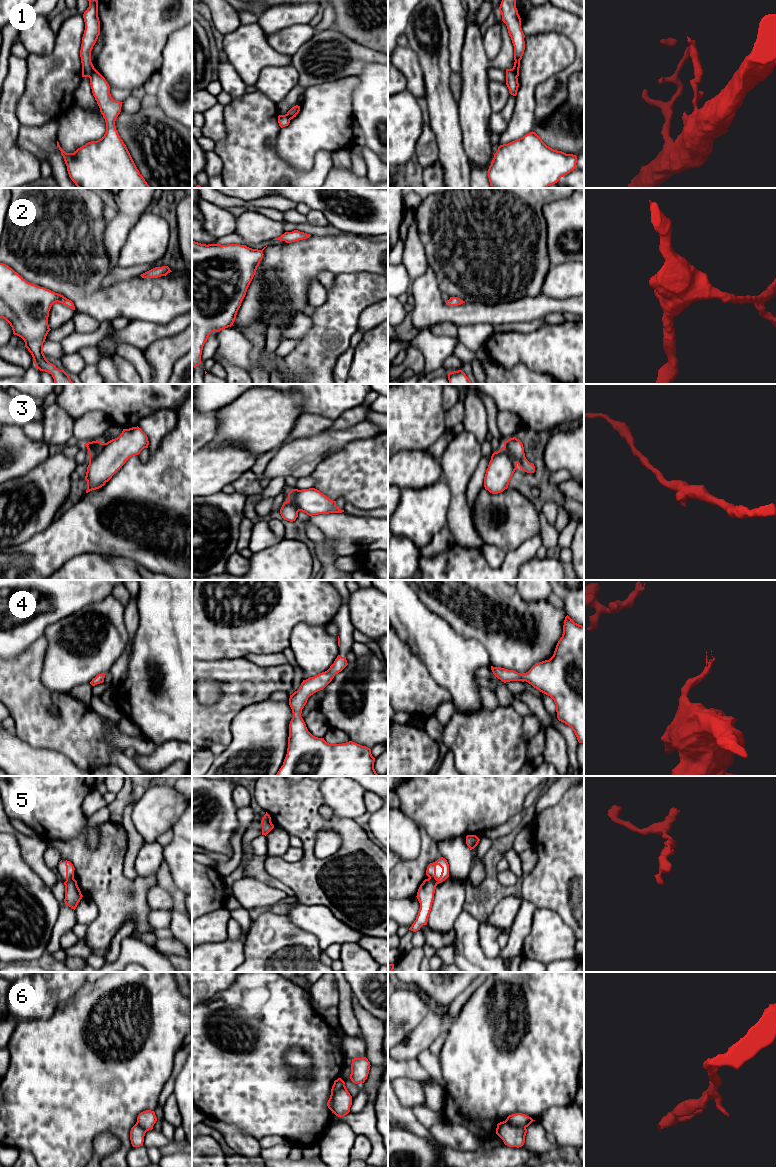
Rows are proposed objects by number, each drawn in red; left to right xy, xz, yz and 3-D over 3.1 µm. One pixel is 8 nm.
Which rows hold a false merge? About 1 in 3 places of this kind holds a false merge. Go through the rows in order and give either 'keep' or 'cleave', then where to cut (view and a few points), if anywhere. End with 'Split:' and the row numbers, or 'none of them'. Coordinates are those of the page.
1: cleave | xy (94, 68), (90, 78)
2: keep | no cut
3: cleave | xy (102, 443), (101, 447), (89, 457)
4: keep | no cut
5: cleave | xy (73, 878), (66, 881)
6: cleave | xz (343, 1081), (343, 1084), (334, 1094), (330, 1109)
Split: 1, 3, 5, 6

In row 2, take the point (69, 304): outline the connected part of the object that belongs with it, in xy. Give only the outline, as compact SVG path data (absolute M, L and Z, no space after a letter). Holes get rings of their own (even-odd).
M0 263L0 318L10 324L14 335L24 340L25 347L31 353L34 364L40 371L51 374L55 384L73 384L69 375L50 363L43 353L43 343L51 330L48 325L49 311L57 302L75 310L71 300L49 289L27 282L8 265Z

